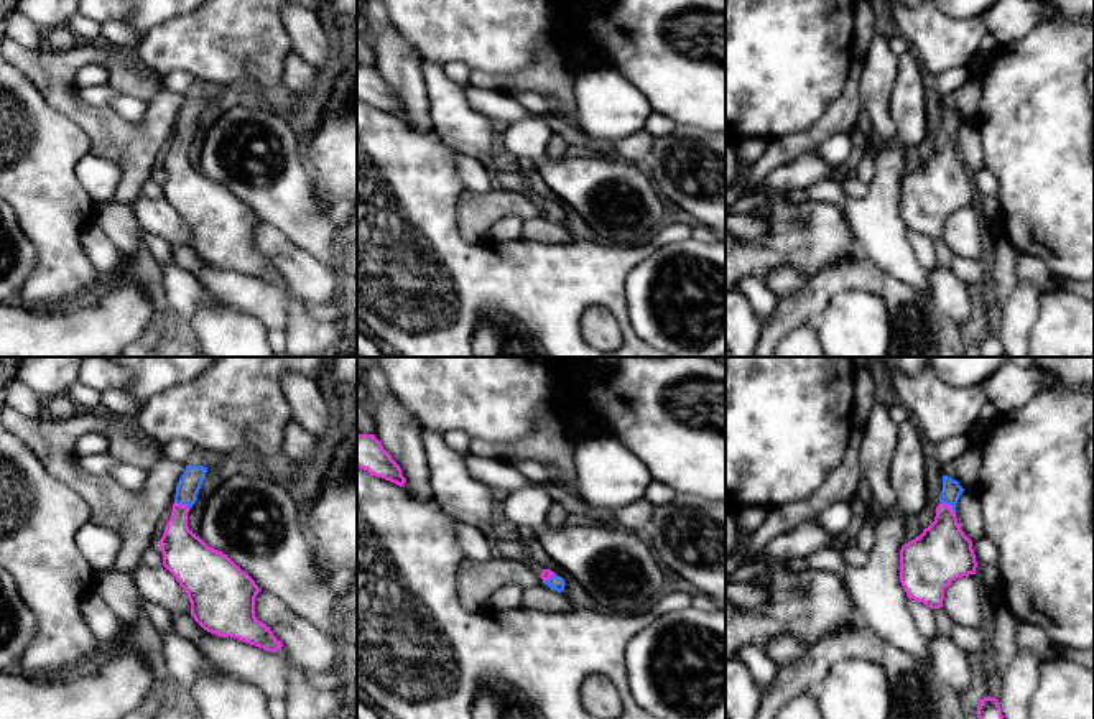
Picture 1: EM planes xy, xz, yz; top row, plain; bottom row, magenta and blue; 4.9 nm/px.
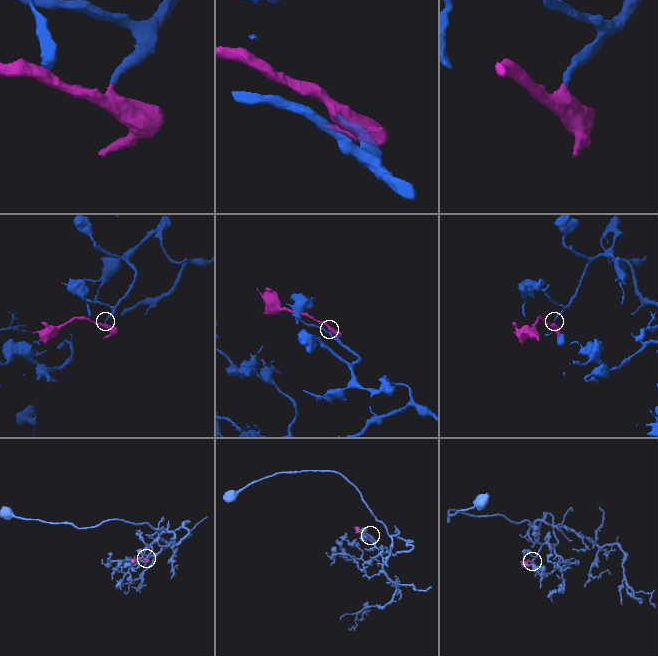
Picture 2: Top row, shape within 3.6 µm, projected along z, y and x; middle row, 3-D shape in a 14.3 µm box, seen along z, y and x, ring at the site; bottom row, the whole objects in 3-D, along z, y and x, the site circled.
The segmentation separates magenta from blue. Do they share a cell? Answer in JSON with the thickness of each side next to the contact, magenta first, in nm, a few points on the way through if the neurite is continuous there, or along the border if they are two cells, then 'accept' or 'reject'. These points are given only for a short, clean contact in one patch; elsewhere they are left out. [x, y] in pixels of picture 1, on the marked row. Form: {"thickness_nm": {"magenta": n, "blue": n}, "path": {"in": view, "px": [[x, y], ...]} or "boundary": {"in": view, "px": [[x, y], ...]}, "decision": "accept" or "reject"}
{"thickness_nm": {"magenta": 280, "blue": 100}, "path": {"in": "yz", "px": [[941, 553], [950, 507], [951, 491]]}, "decision": "accept"}

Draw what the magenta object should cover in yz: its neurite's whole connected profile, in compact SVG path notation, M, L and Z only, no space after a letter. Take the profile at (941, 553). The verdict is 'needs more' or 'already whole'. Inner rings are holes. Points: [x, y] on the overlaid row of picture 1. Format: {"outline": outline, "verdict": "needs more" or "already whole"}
{"outline": "M943 475L934 522L900 550L900 582L908 599L943 607L944 589L957 578L976 574L972 541L961 530L956 503L964 489Z", "verdict": "needs more"}

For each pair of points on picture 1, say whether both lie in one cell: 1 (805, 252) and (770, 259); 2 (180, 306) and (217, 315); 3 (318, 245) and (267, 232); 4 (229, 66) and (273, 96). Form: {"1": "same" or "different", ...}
{"1": "same", "2": "different", "3": "different", "4": "same"}

